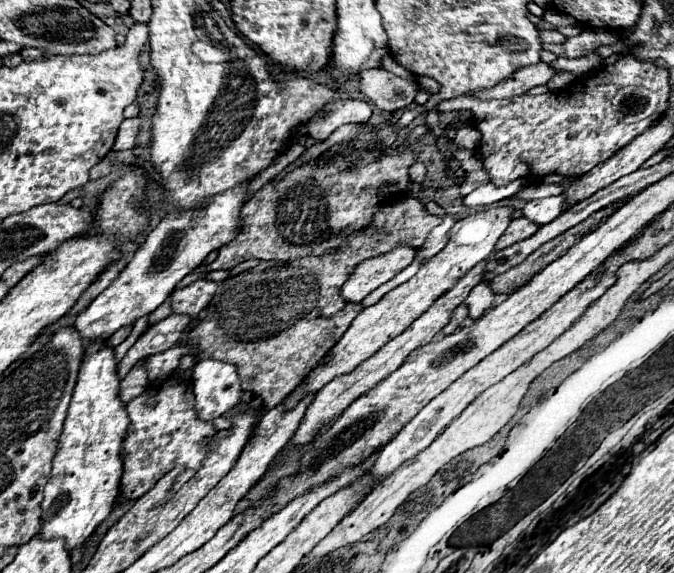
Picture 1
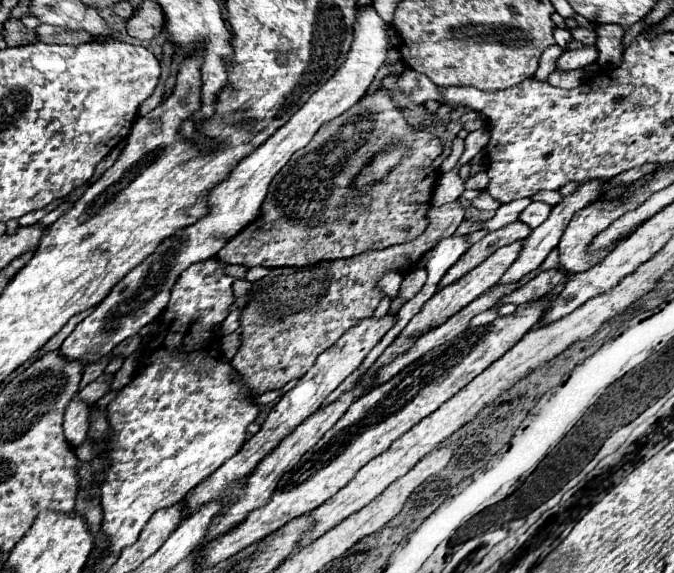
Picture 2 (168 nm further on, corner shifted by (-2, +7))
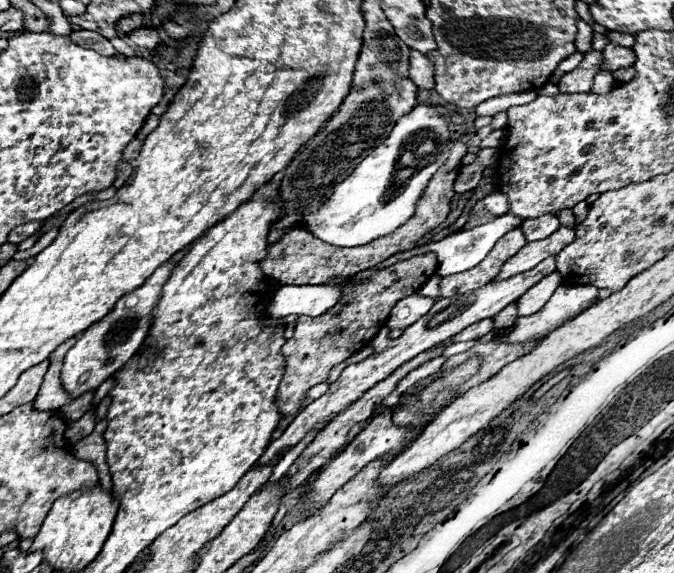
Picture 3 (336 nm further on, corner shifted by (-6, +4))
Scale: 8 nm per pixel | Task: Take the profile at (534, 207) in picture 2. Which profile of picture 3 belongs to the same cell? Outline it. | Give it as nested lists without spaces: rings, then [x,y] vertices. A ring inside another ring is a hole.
[[[554,214],[552,216],[538,216],[532,220],[524,220],[520,228],[522,228],[526,240],[534,242],[534,240],[544,240],[552,232],[556,232],[560,228],[560,220]]]

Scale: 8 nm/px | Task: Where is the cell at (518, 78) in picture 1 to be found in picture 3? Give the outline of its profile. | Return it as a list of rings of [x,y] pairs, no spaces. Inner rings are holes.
[[[608,44],[602,54],[604,54],[604,68],[610,72],[620,70],[620,68],[630,68],[636,62],[634,50],[628,50],[620,44]]]

